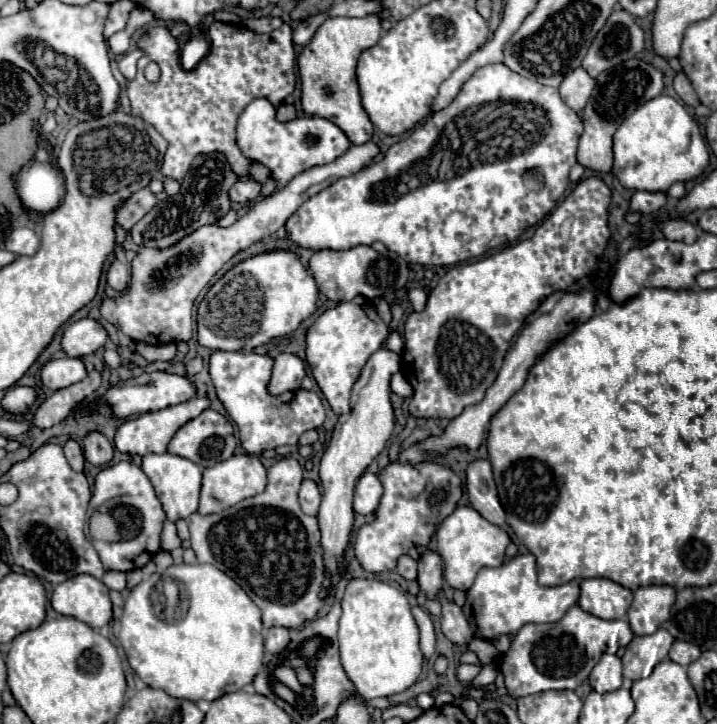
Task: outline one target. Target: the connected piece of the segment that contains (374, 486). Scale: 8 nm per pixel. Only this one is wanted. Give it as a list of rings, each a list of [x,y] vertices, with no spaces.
[[[363,473],[363,477],[357,481],[355,487],[355,501],[353,501],[353,511],[359,515],[369,515],[375,511],[379,499],[381,499],[383,487],[377,479],[377,475]]]

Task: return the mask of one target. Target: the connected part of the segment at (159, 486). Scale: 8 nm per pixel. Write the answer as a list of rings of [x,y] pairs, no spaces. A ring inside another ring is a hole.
[[[151,453],[151,455],[143,457],[141,469],[149,477],[149,481],[151,481],[153,489],[155,489],[155,493],[157,493],[169,521],[185,519],[185,517],[189,517],[191,513],[197,511],[199,491],[201,491],[201,477],[203,477],[203,471],[201,471],[199,465],[195,465],[189,459],[171,455],[171,453],[161,453],[161,455]]]

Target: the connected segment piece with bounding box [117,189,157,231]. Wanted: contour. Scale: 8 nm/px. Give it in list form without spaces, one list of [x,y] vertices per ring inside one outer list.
[[[141,189],[133,193],[117,211],[117,223],[123,229],[131,229],[139,219],[143,219],[157,205],[157,195],[151,189]]]

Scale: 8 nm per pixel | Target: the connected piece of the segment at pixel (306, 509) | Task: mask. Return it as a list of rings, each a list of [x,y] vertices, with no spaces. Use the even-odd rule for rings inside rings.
[[[305,479],[301,483],[301,491],[299,491],[299,505],[301,505],[303,513],[315,517],[319,511],[319,503],[321,503],[321,493],[319,493],[317,483]]]

